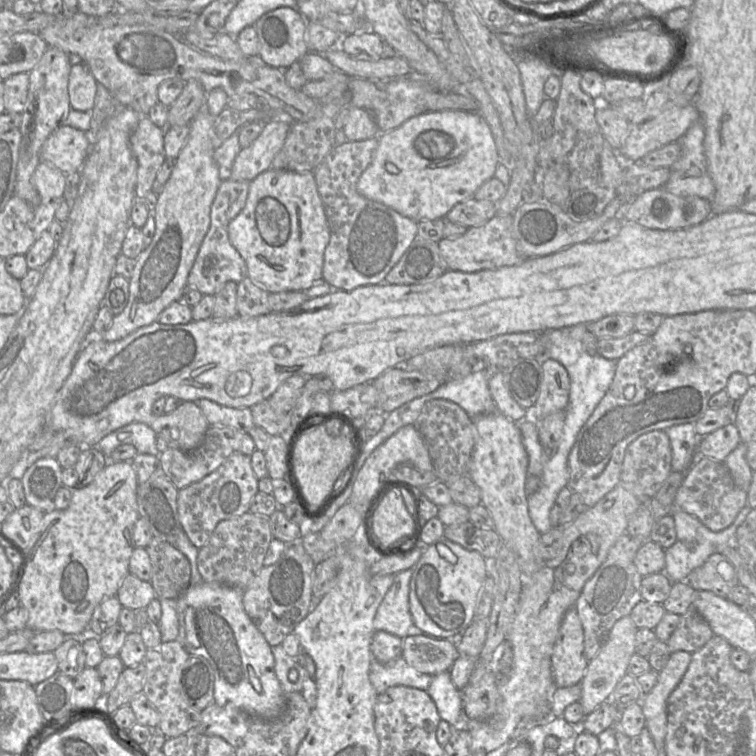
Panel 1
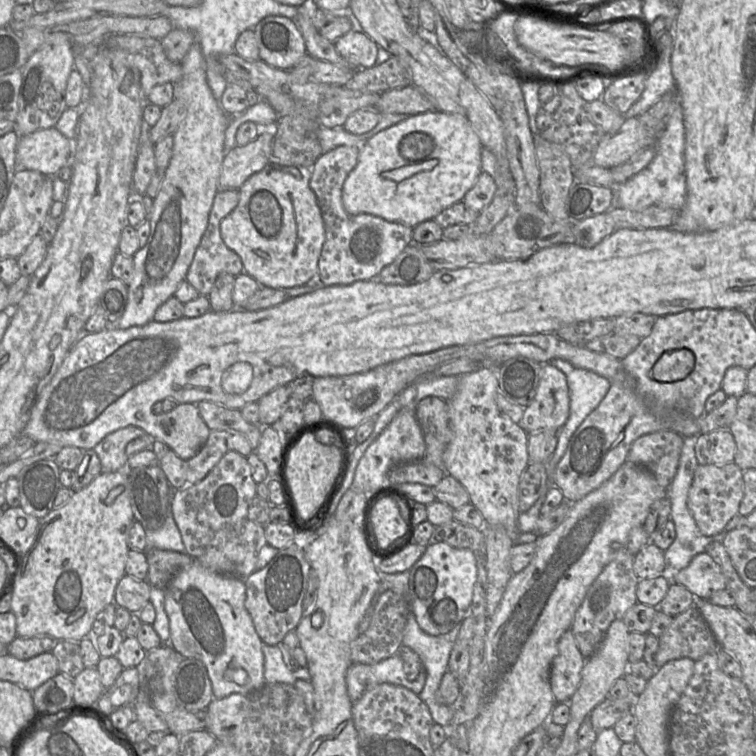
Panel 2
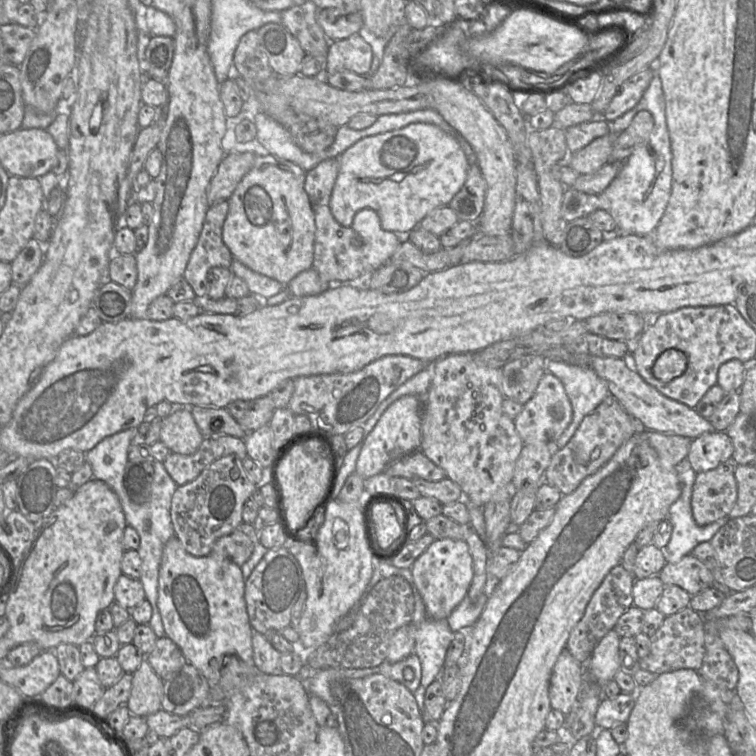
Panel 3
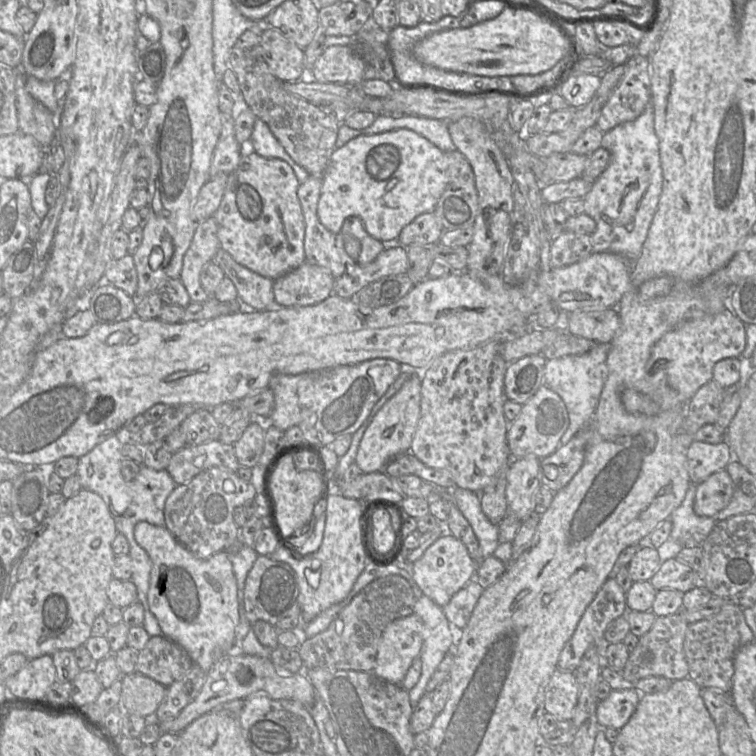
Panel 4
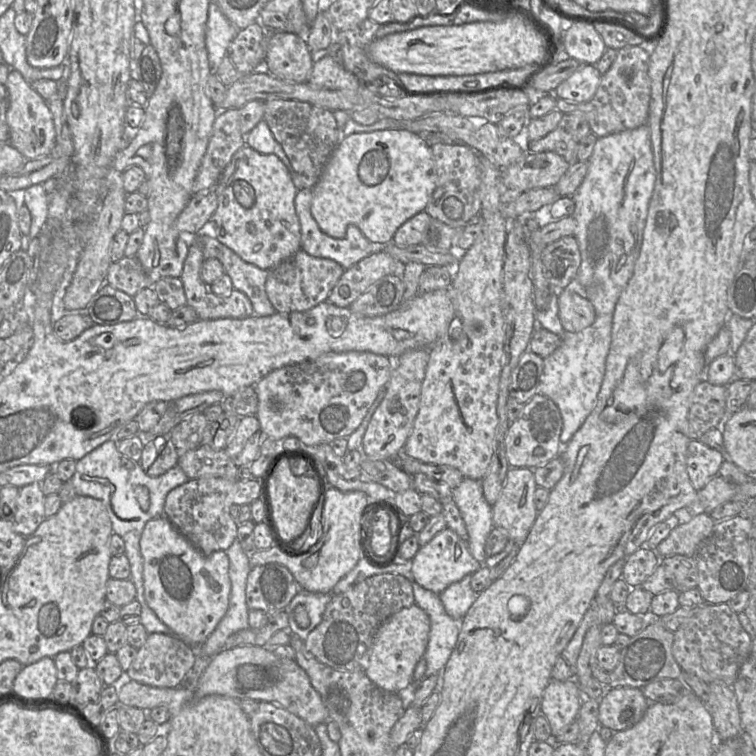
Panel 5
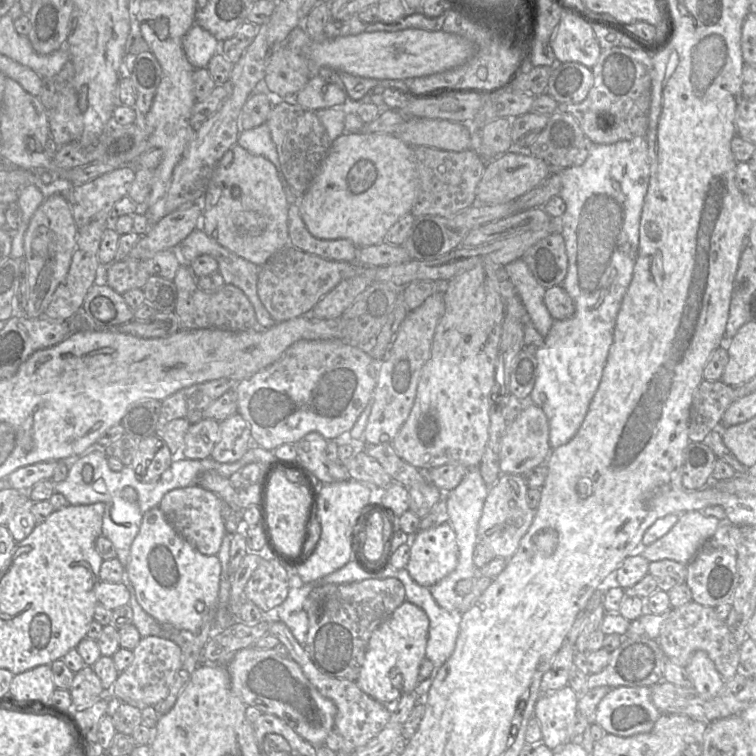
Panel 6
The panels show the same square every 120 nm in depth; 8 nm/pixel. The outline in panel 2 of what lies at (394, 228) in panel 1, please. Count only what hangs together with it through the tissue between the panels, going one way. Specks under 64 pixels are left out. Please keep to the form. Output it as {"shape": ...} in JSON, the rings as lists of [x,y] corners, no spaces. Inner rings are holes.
{"shape":[[[337,147],[322,154],[311,168],[309,184],[317,197],[326,233],[316,277],[321,286],[350,285],[355,281],[376,280],[381,270],[413,242],[411,227],[388,222],[372,214],[350,215],[344,209],[343,184],[357,165],[359,151],[359,147]]]}

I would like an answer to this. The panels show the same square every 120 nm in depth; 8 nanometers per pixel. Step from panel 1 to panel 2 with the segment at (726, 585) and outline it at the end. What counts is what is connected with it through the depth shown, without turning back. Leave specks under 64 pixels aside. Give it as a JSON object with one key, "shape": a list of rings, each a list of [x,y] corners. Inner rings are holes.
{"shape":[[[706,552],[697,554],[686,568],[669,573],[672,582],[684,585],[693,593],[695,598],[709,599],[715,592],[727,587],[721,567]]]}

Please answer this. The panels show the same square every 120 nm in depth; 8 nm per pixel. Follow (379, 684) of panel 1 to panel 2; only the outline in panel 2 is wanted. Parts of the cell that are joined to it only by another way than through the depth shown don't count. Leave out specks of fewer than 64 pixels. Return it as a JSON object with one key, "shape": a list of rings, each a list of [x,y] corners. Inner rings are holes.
{"shape":[[[399,654],[376,664],[351,664],[346,672],[347,691],[352,702],[360,699],[367,690],[382,683],[403,686],[419,695],[425,682],[426,670],[424,667],[414,681],[407,679]]]}

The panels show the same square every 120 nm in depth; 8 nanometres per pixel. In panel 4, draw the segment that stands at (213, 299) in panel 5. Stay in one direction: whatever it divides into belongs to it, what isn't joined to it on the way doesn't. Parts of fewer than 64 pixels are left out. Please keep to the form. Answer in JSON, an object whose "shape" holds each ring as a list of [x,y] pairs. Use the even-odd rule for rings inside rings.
{"shape":[[[214,217],[200,222],[195,230],[191,245],[184,255],[180,280],[192,302],[205,302],[210,299],[201,282],[200,273],[205,264],[213,261],[221,248],[218,226]]]}

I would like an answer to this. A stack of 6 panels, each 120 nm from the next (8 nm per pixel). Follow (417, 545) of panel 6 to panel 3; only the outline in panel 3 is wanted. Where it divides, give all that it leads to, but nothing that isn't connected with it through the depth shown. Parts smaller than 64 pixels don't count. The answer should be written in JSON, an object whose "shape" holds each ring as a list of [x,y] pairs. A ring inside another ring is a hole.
{"shape":[[[435,539],[411,567],[414,583],[432,620],[445,620],[468,593],[473,579],[473,559],[464,540]]]}

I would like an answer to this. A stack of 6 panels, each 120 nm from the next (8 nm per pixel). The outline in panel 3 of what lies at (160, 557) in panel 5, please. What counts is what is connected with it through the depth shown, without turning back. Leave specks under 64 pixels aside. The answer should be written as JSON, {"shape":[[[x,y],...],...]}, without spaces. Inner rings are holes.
{"shape":[[[178,537],[170,538],[164,546],[158,575],[157,606],[165,634],[181,649],[187,662],[198,668],[209,686],[216,685],[227,656],[236,656],[248,665],[254,665],[252,632],[246,601],[245,582],[241,568],[225,557],[193,556],[188,553]]]}

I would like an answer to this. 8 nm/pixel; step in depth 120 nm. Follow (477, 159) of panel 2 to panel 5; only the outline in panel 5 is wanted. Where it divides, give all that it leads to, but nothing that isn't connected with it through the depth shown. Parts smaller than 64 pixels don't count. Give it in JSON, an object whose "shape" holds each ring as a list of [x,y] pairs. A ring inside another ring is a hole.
{"shape":[[[405,129],[351,134],[336,146],[314,186],[311,213],[320,229],[330,237],[344,238],[347,227],[353,224],[375,245],[387,245],[402,224],[424,211],[435,184],[431,143],[425,136]]]}

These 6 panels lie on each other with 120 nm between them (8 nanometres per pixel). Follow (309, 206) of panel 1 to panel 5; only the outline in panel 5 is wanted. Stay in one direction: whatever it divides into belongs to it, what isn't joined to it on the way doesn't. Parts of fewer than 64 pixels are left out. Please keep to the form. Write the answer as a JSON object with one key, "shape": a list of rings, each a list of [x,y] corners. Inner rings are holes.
{"shape":[[[244,145],[233,155],[214,190],[218,206],[208,230],[244,261],[271,270],[301,250],[301,227],[295,209],[298,189],[276,155],[261,154]]]}

